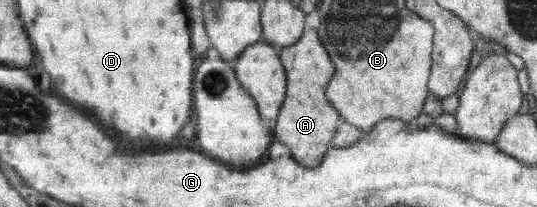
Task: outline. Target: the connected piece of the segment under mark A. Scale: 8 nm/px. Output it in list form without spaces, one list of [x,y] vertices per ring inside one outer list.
[[[304,28],[303,37],[295,44],[279,49],[288,77],[288,90],[277,122],[272,124],[276,139],[291,148],[292,156],[305,167],[316,168],[324,161],[330,150],[332,139],[340,128],[339,112],[326,94],[336,72],[330,52],[321,39],[317,29]]]

